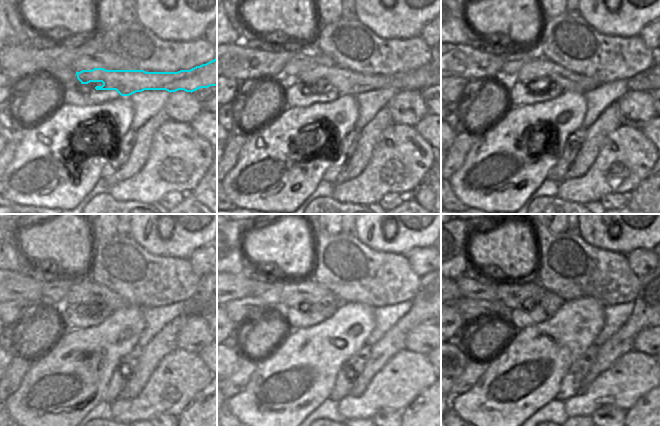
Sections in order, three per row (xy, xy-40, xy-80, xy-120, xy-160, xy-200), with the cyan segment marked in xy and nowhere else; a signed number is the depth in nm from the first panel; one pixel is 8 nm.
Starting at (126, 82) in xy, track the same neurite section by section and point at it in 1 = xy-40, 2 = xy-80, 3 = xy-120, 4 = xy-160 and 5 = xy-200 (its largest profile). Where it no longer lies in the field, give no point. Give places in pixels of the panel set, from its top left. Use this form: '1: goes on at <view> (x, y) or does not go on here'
1: goes on at xy-40 (345, 81)
2: goes on at xy-80 (540, 70)
3: goes on at xy-120 (87, 292)
4: goes on at xy-160 (308, 290)
5: goes on at xy-200 (512, 295)

